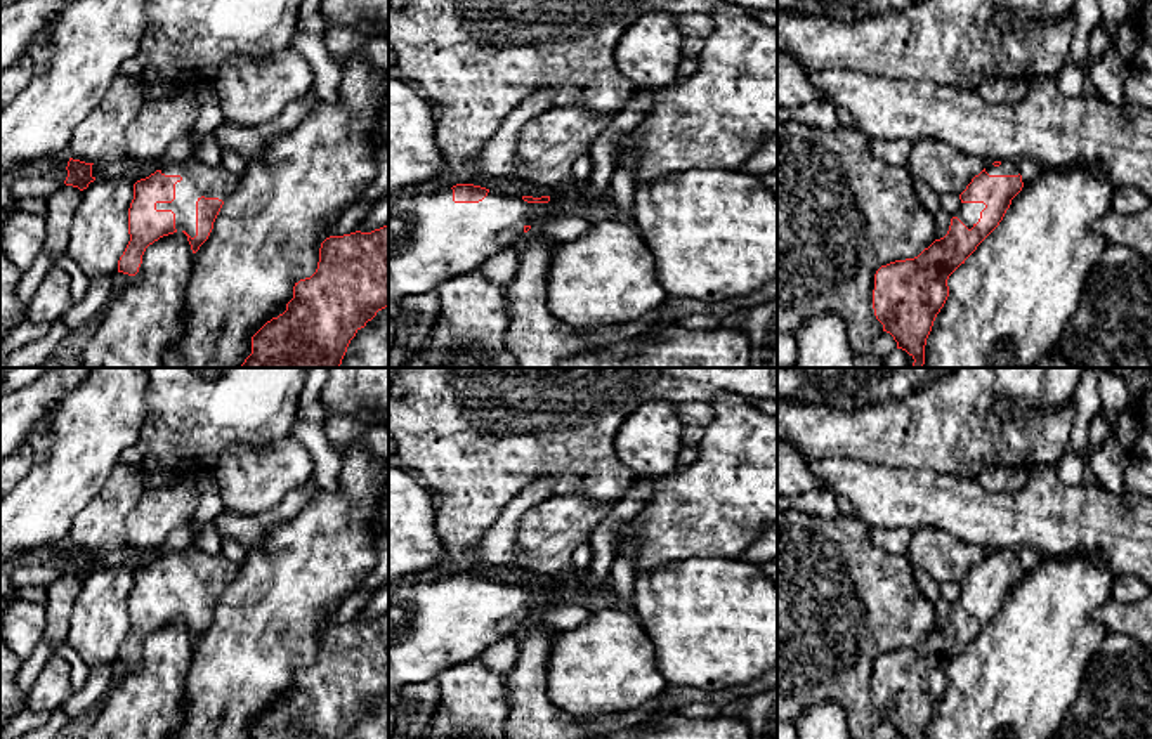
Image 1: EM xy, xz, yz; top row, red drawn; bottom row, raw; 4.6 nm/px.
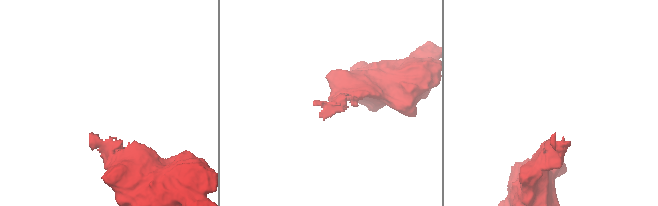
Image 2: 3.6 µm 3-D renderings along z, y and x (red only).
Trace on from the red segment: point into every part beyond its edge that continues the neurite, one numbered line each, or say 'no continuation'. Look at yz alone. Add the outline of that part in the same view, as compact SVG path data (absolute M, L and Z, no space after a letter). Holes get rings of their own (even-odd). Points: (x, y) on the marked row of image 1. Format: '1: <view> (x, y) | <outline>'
1: yz (968, 214) | M961 203L956 217L968 227L972 229L979 219L980 212L985 208L984 203Z

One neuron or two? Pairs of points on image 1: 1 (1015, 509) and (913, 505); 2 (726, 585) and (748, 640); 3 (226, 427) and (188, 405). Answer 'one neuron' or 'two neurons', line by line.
1: one neuron
2: one neuron
3: one neuron

